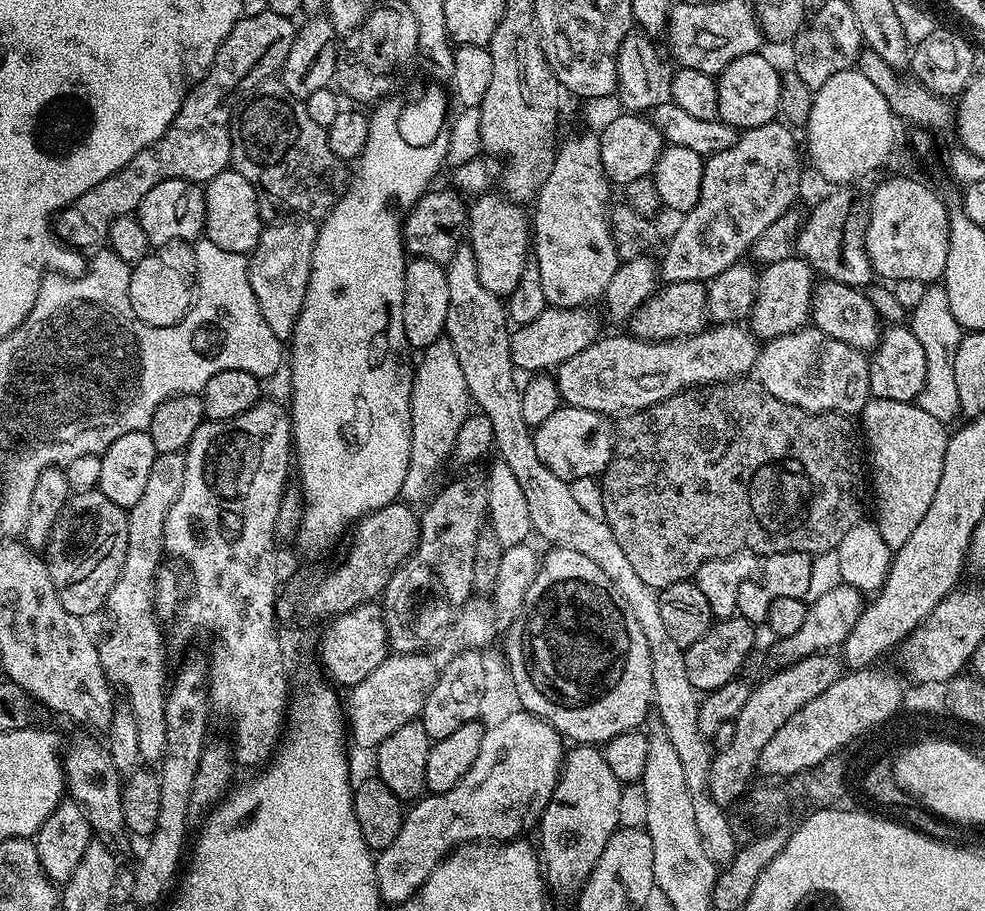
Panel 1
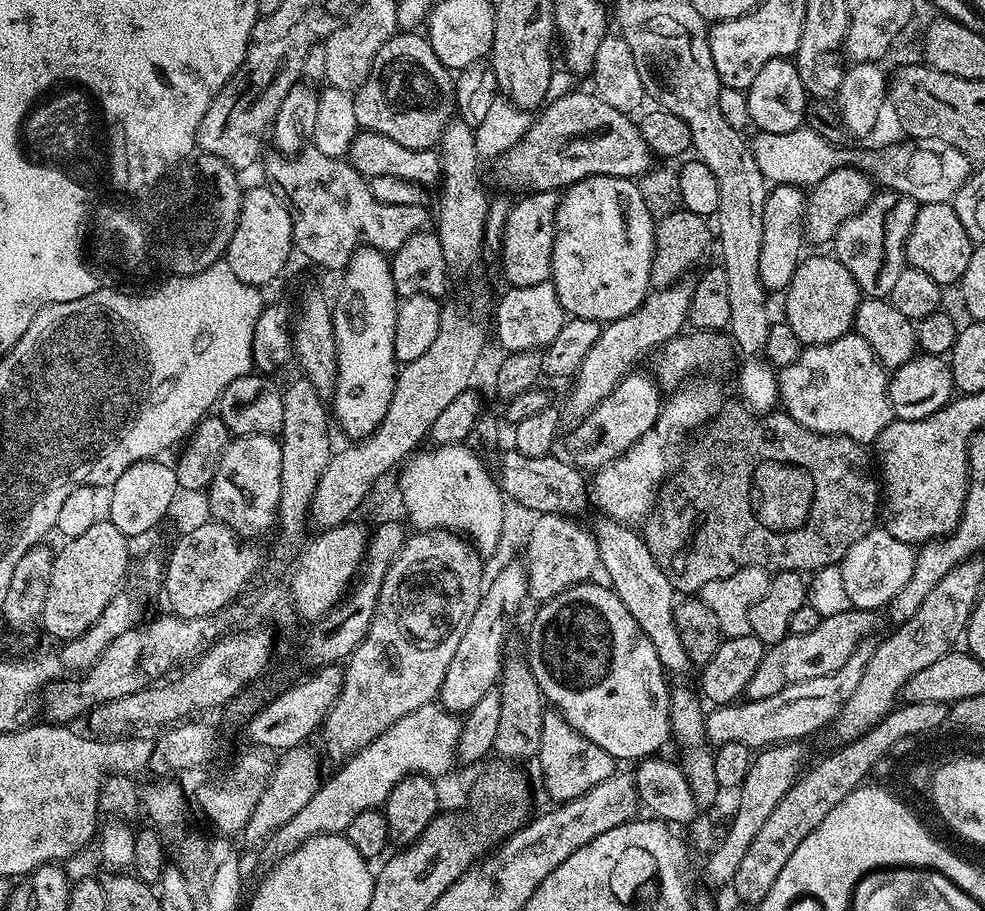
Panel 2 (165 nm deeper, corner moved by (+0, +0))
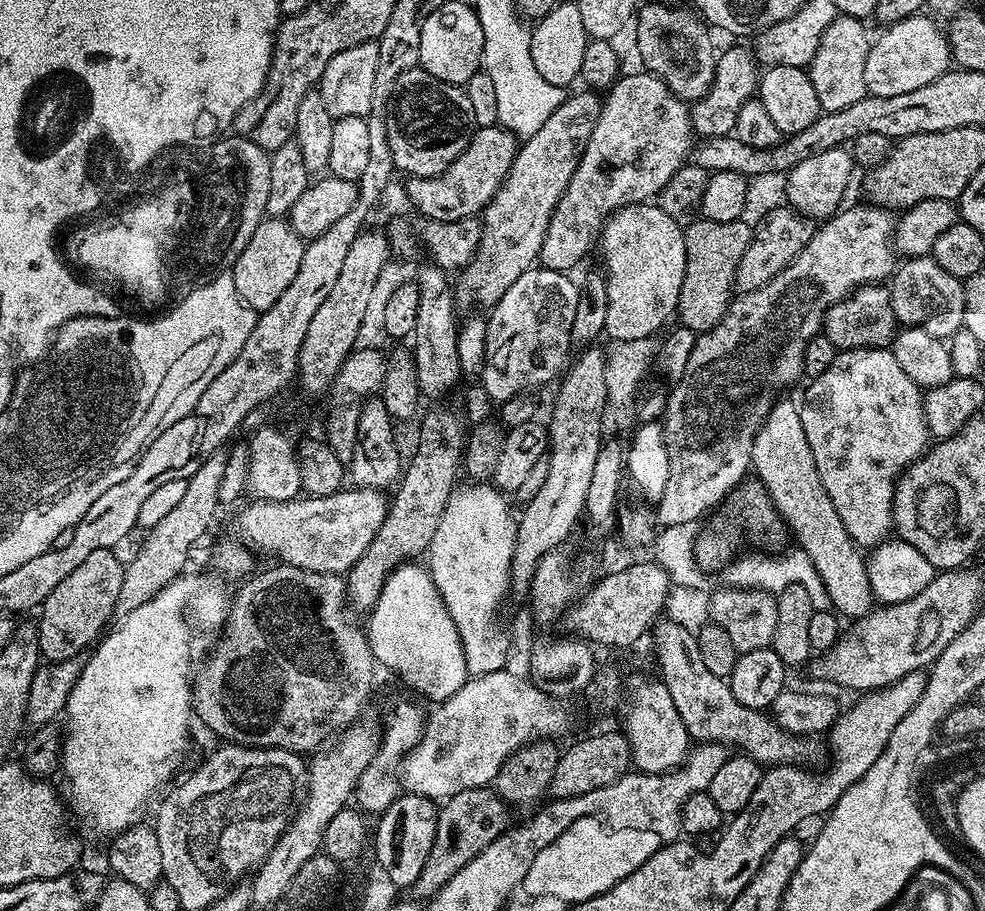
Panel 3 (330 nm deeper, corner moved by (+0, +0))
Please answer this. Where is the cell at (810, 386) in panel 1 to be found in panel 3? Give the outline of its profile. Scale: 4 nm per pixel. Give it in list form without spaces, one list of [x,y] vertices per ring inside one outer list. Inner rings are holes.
[[[891,347],[837,351],[834,362],[807,383],[804,401],[801,399],[798,407],[802,430],[806,430],[806,442],[810,442],[810,454],[814,454],[818,478],[822,478],[822,486],[826,486],[830,502],[834,502],[834,510],[838,510],[838,518],[842,518],[846,534],[850,534],[857,548],[872,550],[888,540],[893,531],[892,499],[896,493],[897,477],[930,447],[924,392],[914,378],[903,372]]]

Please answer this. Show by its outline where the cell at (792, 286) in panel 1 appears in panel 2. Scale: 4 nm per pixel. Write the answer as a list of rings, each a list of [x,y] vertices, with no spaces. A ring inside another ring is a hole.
[[[805,255],[794,270],[794,278],[788,283],[783,293],[783,319],[798,334],[801,345],[829,344],[838,338],[849,335],[856,322],[856,311],[862,299],[858,282],[854,282],[854,274],[842,266],[835,255]]]

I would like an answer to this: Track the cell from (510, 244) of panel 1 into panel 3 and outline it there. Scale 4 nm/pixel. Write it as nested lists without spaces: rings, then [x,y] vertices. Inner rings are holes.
[[[647,70],[639,71],[632,72],[629,76],[621,75],[603,97],[594,134],[590,134],[590,142],[586,142],[586,150],[578,162],[578,170],[574,170],[574,176],[570,178],[550,218],[550,226],[546,226],[546,238],[542,238],[539,258],[543,267],[555,272],[571,273],[571,268],[591,248],[593,251],[594,241],[604,227],[604,221],[612,213],[625,204],[642,204],[659,197],[662,186],[666,186],[666,182],[670,182],[670,178],[674,178],[674,174],[689,159],[694,147],[689,105],[677,98],[668,89],[666,82],[662,82]]]

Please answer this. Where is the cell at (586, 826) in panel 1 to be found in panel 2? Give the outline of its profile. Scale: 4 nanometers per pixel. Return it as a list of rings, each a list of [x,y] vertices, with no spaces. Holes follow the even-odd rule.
[[[555,710],[545,711],[542,718],[542,742],[538,753],[540,760],[540,772],[544,775],[544,788],[552,802],[573,800],[582,794],[586,794],[594,786],[606,782],[618,768],[618,761],[602,746],[594,746],[590,738],[586,738],[566,722],[559,712]]]

